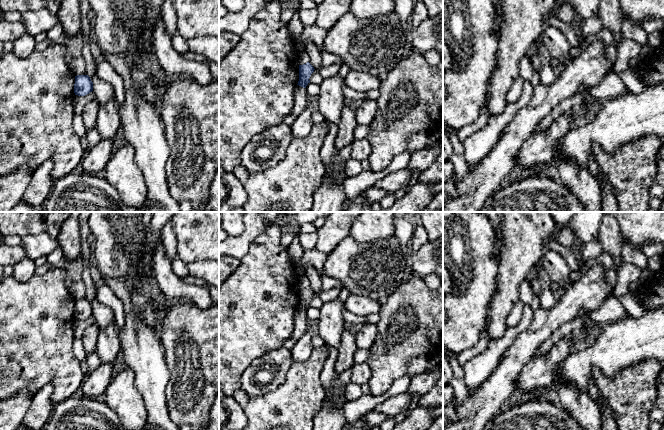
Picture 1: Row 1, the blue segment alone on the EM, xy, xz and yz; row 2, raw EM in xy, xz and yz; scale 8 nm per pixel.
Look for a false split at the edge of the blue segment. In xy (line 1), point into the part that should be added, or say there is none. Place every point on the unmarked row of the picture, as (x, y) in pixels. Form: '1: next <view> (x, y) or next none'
1: next none

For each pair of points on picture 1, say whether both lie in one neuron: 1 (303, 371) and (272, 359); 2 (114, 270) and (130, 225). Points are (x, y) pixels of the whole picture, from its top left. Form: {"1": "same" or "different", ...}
{"1": "different", "2": "same"}

